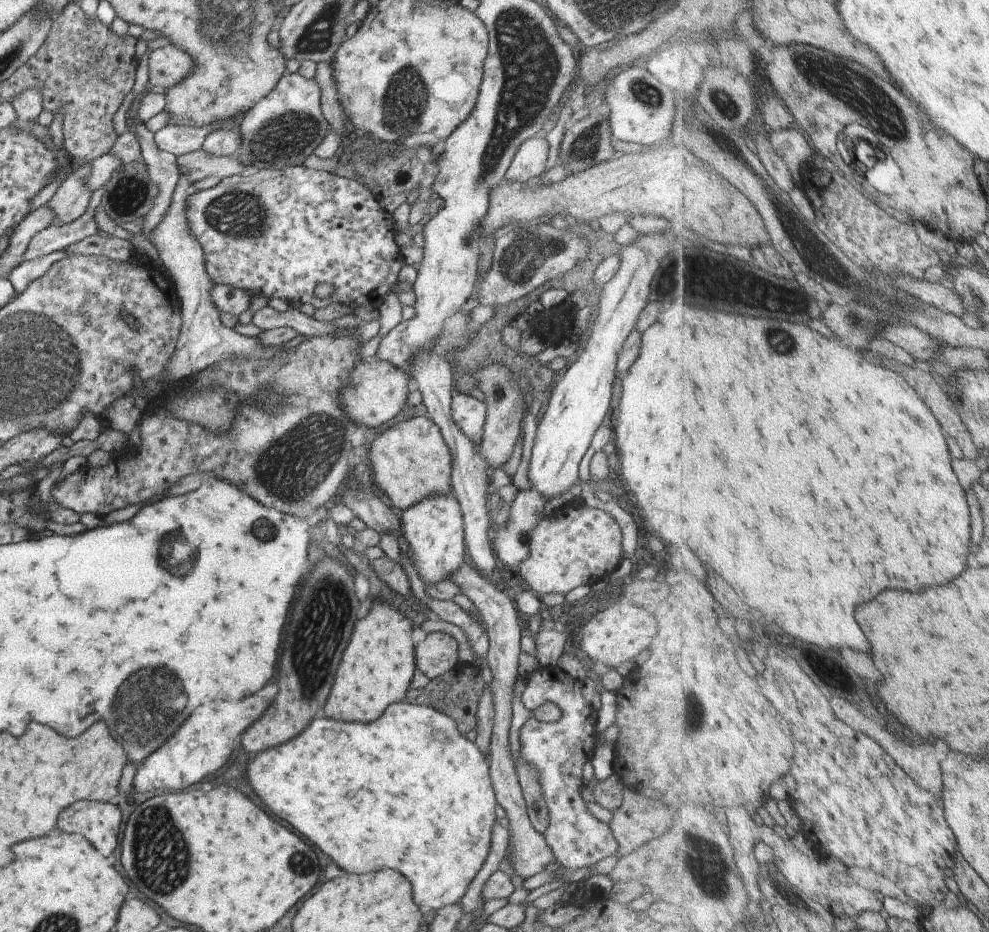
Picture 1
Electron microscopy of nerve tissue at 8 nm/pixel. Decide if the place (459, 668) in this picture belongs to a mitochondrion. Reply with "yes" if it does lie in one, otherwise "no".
no

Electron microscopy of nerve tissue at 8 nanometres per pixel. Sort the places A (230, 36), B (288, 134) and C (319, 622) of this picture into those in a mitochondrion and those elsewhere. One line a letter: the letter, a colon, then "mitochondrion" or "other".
A: mitochondrion
B: mitochondrion
C: mitochondrion

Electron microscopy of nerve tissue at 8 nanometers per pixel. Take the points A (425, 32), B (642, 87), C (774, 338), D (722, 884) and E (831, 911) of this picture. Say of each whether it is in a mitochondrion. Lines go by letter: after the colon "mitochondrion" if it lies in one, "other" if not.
A: other
B: mitochondrion
C: mitochondrion
D: mitochondrion
E: other

